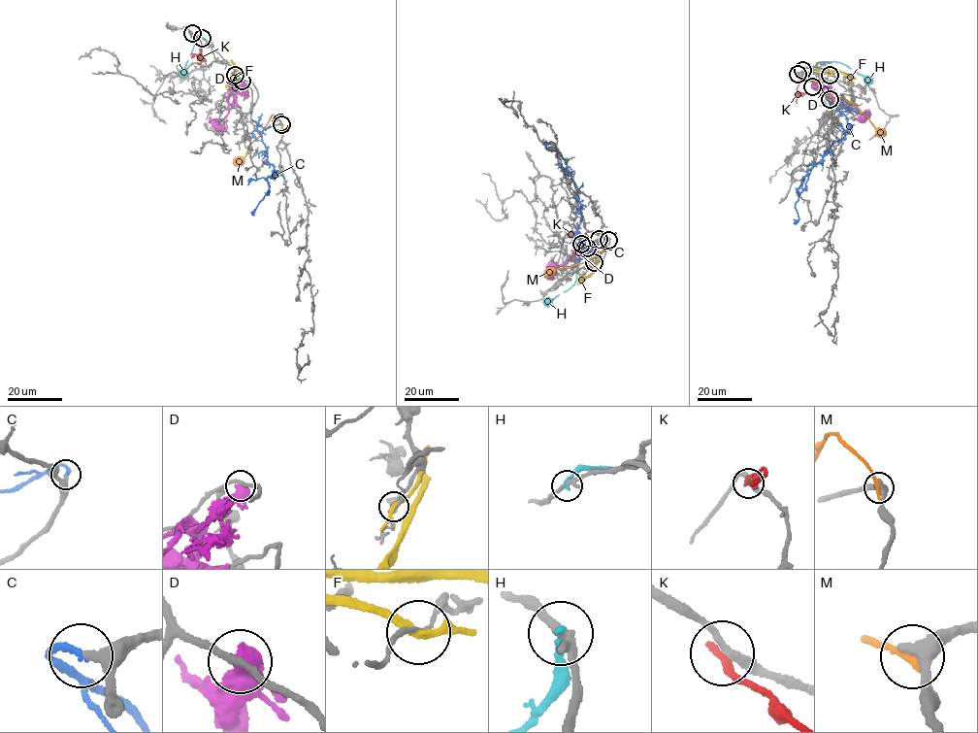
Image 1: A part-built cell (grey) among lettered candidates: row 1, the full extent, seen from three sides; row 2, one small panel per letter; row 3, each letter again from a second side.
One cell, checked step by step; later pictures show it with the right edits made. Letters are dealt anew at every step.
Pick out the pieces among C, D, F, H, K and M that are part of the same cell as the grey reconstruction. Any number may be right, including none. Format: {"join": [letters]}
{"join": ["C"]}

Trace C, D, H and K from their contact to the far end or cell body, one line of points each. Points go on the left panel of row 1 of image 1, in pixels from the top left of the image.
C: (281, 122), (277, 119), (260, 135), (267, 163), (276, 174), (267, 177), (269, 192), (252, 211), (254, 216)
D: (242, 81), (229, 93), (228, 113), (219, 122), (221, 128), (217, 130), (211, 120)
H: (203, 38), (189, 32), (195, 44), (182, 77)
K: (192, 33), (200, 40), (201, 61), (197, 64)

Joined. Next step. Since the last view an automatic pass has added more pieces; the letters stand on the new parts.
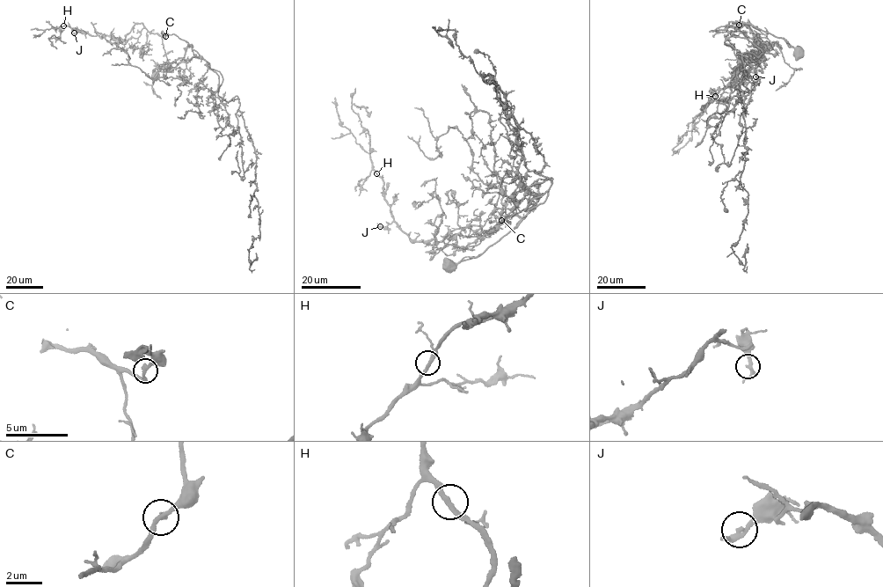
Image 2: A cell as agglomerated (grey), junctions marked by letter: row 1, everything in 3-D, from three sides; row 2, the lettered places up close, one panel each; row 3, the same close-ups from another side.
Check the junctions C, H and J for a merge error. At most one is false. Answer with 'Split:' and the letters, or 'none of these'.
Split: none of these

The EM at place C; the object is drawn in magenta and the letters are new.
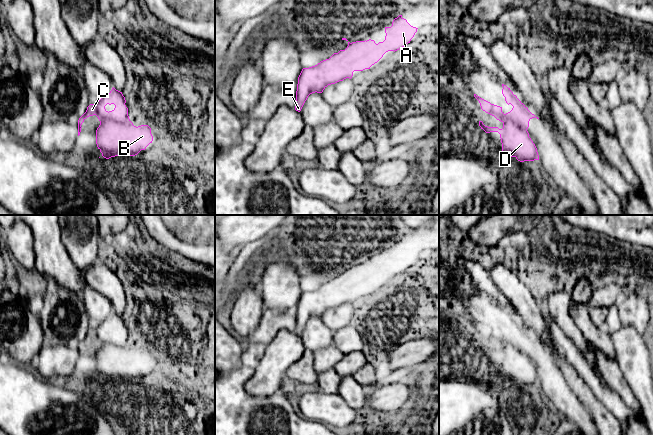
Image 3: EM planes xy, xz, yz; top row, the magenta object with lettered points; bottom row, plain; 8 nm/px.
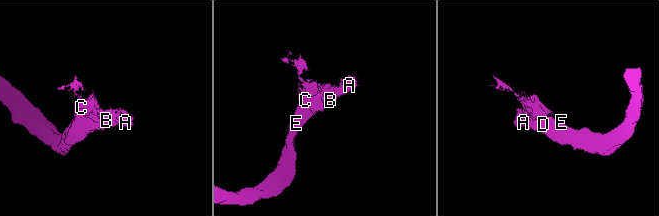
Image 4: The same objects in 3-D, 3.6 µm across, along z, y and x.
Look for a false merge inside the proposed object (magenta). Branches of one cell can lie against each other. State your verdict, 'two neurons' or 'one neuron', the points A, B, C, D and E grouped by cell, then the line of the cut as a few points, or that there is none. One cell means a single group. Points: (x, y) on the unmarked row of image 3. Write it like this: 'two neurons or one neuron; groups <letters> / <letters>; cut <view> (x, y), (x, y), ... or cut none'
one neuron; groups A B C D E; cut none

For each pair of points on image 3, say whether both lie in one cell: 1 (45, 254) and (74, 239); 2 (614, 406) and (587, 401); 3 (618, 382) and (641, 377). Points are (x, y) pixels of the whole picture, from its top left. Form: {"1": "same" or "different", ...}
{"1": "different", "2": "different", "3": "different"}

